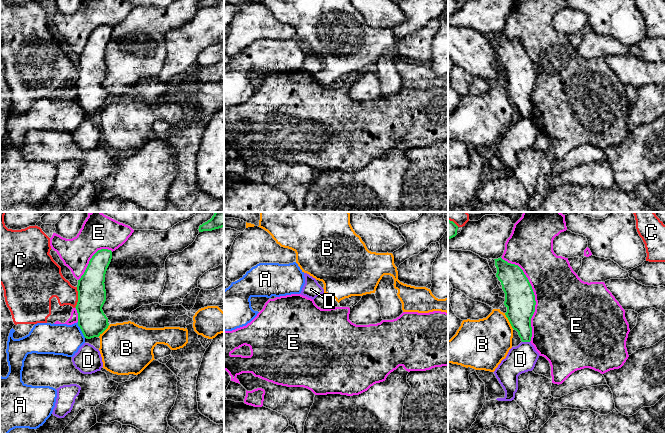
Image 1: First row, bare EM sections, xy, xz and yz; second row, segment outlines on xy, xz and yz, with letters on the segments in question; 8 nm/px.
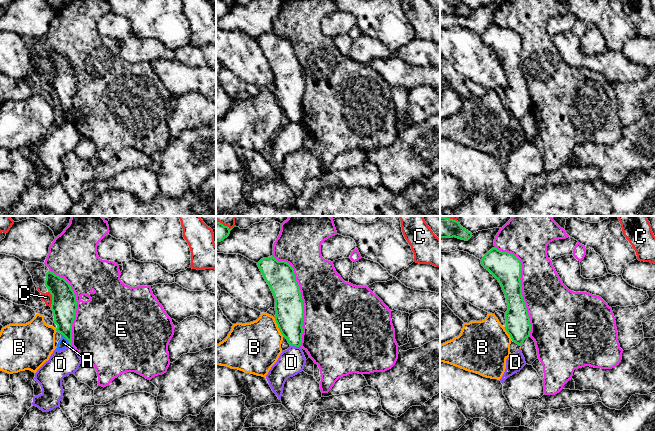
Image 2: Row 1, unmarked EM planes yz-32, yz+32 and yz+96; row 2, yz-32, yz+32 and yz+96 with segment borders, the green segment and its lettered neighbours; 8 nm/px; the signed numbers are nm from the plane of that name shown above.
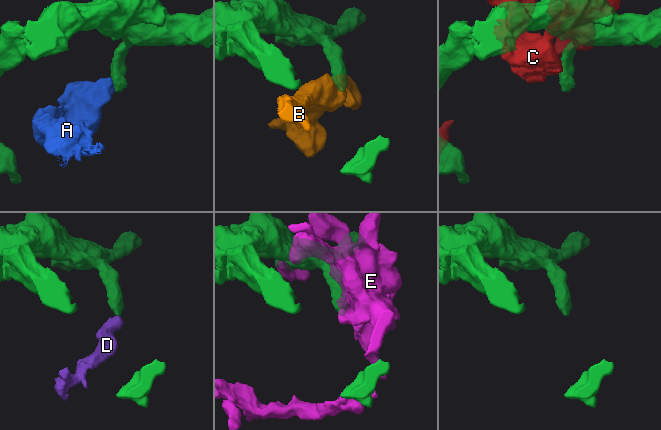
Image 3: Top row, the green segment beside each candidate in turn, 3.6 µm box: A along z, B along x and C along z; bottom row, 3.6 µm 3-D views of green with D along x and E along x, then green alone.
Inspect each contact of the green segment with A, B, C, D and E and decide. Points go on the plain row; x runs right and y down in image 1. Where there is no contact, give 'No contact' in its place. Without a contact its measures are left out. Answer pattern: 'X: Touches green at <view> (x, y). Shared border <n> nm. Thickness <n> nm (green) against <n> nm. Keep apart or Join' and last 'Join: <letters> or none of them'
A: Touches green at xy (81, 106). Shared border 140 nm. Thickness 220 nm (green) against 260 nm. Keep apart
B: Touches green at yz (509, 97). Shared border 150 nm. Thickness 240 nm (green) against 380 nm. Keep apart
C: Touches green at xy (78, 73). Shared border 170 nm. Thickness 220 nm (green) against 220 nm. Keep apart
D: Touches green at yz (526, 117). Shared border 60 nm. Thickness 200 nm (green) against 220 nm. Keep apart
E: Touches green at yz (534, 71). Shared border 700 nm. Thickness 240 nm (green) against 460 nm. Keep apart
Join: none of them

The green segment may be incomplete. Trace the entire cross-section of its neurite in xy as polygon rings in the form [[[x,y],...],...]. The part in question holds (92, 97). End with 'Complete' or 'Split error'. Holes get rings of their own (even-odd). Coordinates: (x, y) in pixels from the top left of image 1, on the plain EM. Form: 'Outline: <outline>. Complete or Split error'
Outline: [[[98,26],[78,56],[78,102],[87,115],[99,113],[109,102],[102,83],[106,77],[105,50],[112,35],[112,27]]]. Complete

